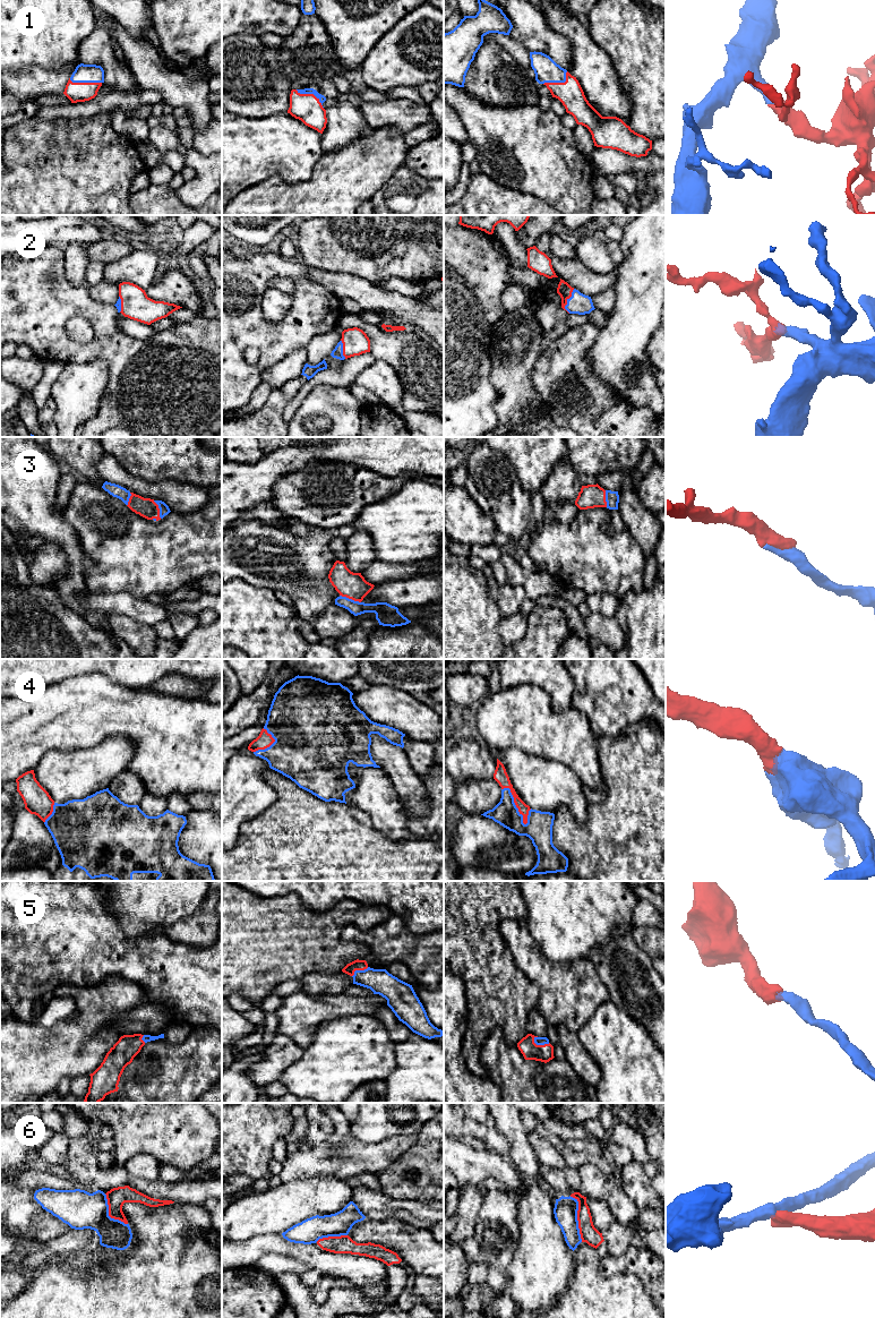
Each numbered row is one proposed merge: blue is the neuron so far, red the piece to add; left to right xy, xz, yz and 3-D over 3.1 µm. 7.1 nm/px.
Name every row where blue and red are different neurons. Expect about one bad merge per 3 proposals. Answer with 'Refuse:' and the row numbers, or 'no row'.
Refuse: 6

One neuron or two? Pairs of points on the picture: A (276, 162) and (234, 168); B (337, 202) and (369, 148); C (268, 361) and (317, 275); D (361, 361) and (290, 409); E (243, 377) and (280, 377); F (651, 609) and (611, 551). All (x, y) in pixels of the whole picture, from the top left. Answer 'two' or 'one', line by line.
A: one
B: one
C: two
D: one
E: two
F: two

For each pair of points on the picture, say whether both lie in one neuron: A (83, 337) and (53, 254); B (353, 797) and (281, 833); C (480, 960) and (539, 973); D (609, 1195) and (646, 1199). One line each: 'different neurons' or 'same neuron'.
A: different neurons
B: different neurons
C: different neurons
D: different neurons

